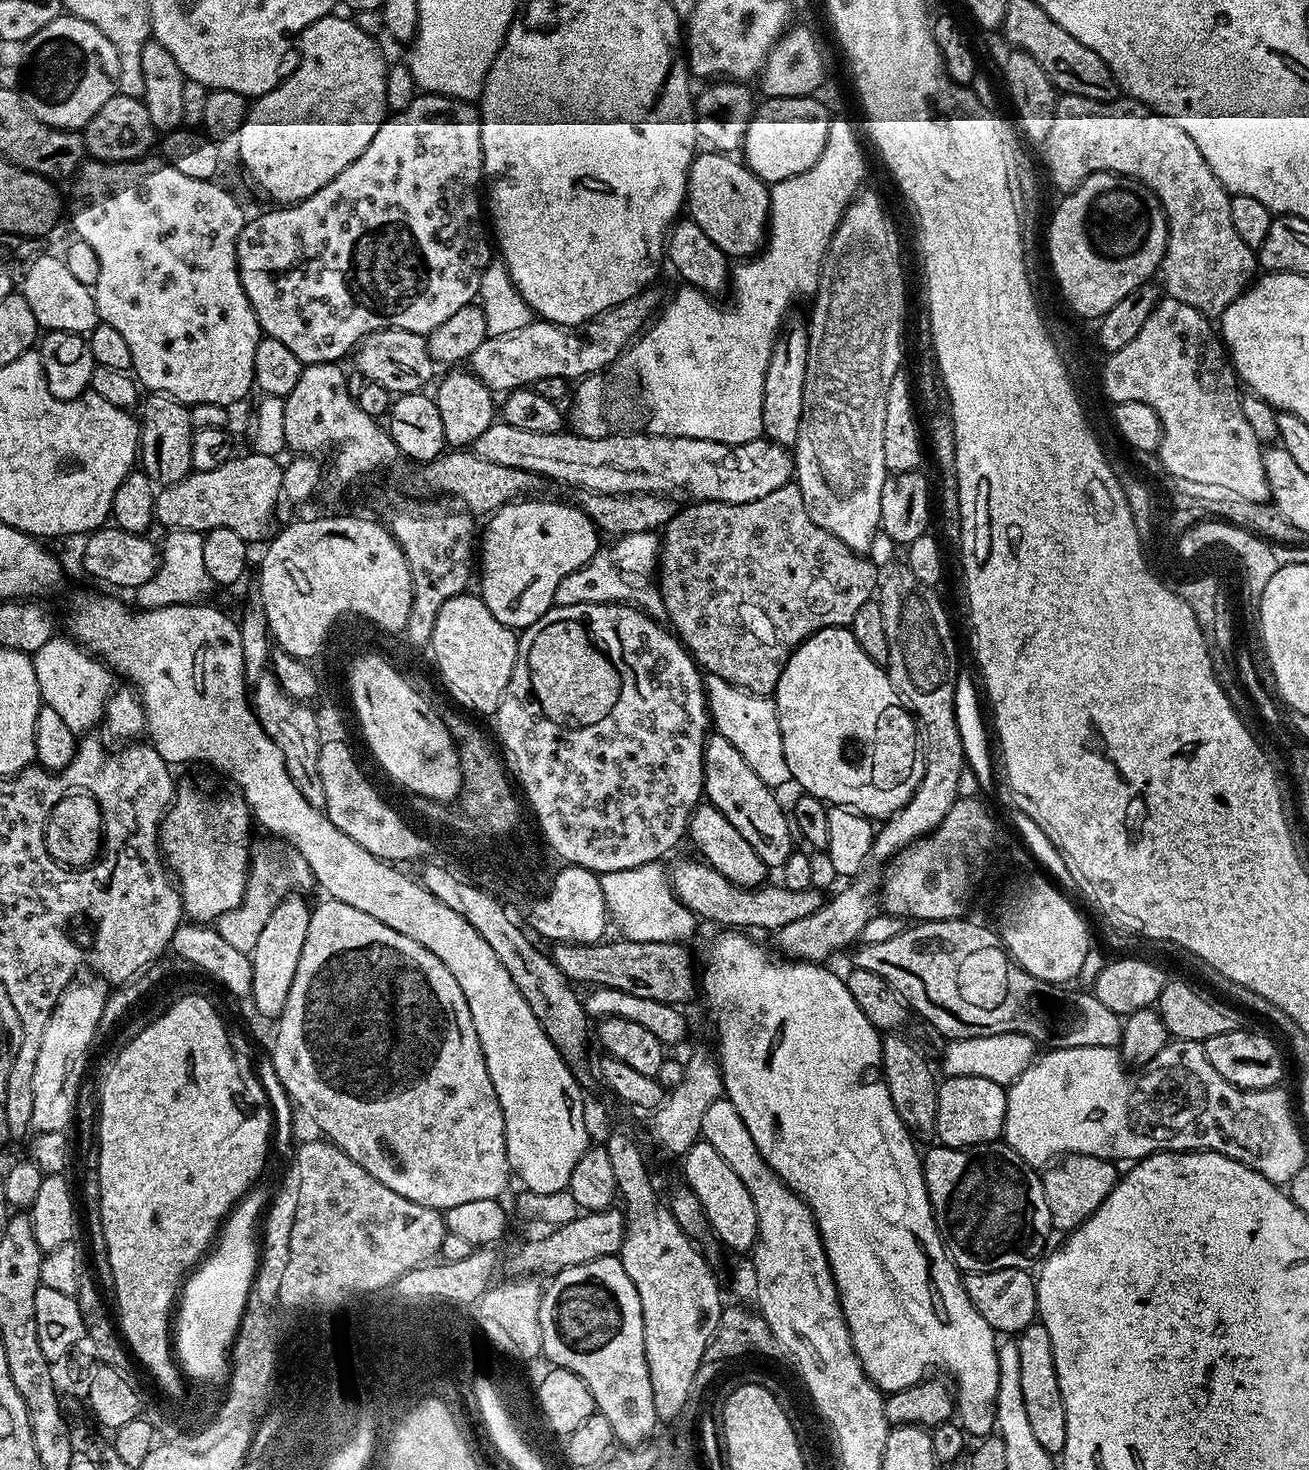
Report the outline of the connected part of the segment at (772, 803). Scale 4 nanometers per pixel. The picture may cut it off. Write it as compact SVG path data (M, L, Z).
M719 734L709 735L704 745L704 796L707 803L714 805L730 822L730 826L734 826L734 830L738 830L738 834L742 834L742 838L754 846L754 854L763 856L768 862L780 862L788 856L793 847L792 836L794 837L789 813L787 816L783 806L776 801L777 793L768 788L766 782L754 774L754 770L750 770L750 762L746 762L746 758L742 758L742 754L738 754L738 750L734 750L734 746L730 746L730 742L726 742L726 738Z

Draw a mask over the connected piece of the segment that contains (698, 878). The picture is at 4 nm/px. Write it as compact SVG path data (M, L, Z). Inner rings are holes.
M695 859L682 860L673 869L671 868L670 879L676 897L703 921L712 920L716 924L722 924L720 926L724 928L738 930L762 928L775 932L789 922L808 917L823 906L824 897L816 891L816 888L794 891L782 884L777 886L763 884L759 888L744 888L740 884L730 882L705 861Z

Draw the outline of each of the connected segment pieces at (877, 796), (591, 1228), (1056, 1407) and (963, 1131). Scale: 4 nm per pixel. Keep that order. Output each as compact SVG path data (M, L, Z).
M832 627L818 630L807 640L797 646L796 651L788 658L788 665L782 670L780 681L774 693L778 710L778 726L782 730L782 750L786 754L786 766L790 766L790 774L795 783L800 783L805 793L824 801L828 806L843 806L853 809L861 816L869 818L887 818L904 808L908 799L916 793L916 788L924 777L923 767L918 766L918 725L913 713L902 703L899 692L893 688L887 671L876 664L864 653L862 646L854 638L851 627Z
M609 1210L607 1212L590 1212L580 1214L576 1220L557 1227L549 1236L541 1240L532 1240L524 1244L516 1252L512 1260L513 1273L536 1274L532 1272L548 1272L555 1274L561 1268L570 1266L582 1266L582 1262L594 1262L594 1258L603 1256L615 1256L620 1251L624 1241L626 1216L623 1211Z
M1033 1322L1015 1337L1019 1353L1019 1381L1022 1384L1023 1401L1027 1421L1042 1450L1053 1454L1063 1453L1066 1446L1066 1406L1062 1406L1062 1390L1058 1390L1058 1374L1054 1370L1054 1346L1050 1346L1050 1334L1046 1326Z
M950 1076L941 1079L938 1084L938 1126L936 1140L945 1148L967 1148L978 1144L990 1144L999 1141L1004 1134L1006 1102L1008 1094L1005 1085L990 1082L990 1078L973 1076Z

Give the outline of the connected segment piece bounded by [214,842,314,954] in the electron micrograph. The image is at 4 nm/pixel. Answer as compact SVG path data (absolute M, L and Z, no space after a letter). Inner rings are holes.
M274 842L276 844L260 844L251 849L250 852L250 863L248 865L248 881L246 882L246 890L244 891L244 897L242 898L242 902L240 905L237 906L234 910L230 910L229 912L224 912L219 916L216 921L214 922L215 930L218 934L222 934L222 938L226 938L226 943L228 943L230 946L234 946L237 948L237 950L242 950L243 952L247 952L251 954L251 952L254 950L254 946L258 946L258 934L262 934L262 930L266 926L266 922L270 918L270 914L274 909L276 909L276 905L279 901L283 900L285 896L295 893L297 890L304 890L300 888L308 888L313 887L314 879L312 877L312 870L310 866L308 865L308 862L306 858L300 856L300 853L296 851L295 848L292 847L291 844L287 842Z

